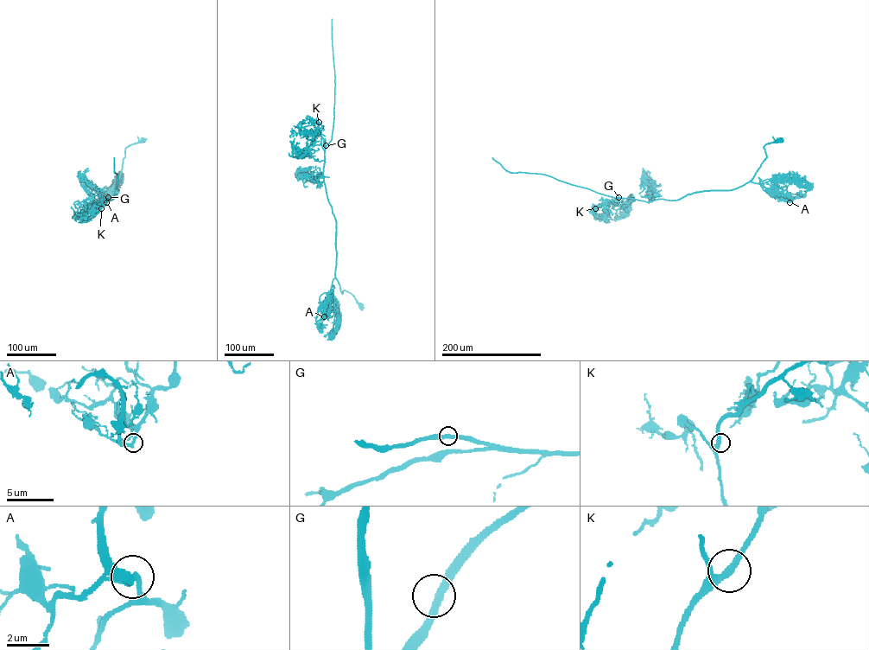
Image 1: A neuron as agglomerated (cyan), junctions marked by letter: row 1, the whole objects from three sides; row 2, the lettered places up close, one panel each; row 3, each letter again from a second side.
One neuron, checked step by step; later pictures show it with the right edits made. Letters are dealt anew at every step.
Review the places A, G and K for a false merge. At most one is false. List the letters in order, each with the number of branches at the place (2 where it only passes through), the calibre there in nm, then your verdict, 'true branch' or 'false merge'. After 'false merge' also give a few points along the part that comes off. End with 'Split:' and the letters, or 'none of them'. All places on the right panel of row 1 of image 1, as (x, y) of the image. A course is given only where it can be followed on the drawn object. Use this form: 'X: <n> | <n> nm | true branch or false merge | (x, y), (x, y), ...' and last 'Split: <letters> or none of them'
A: 2 | 320 nm | true branch
G: 2 | 340 nm | true branch
K: 2 | 360 nm | true branch
Split: none of them

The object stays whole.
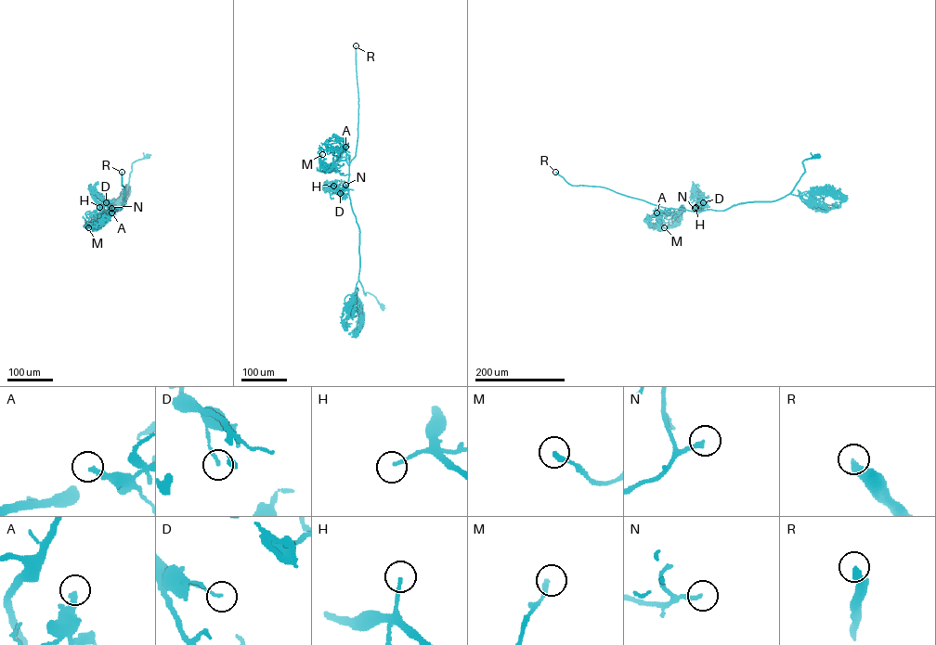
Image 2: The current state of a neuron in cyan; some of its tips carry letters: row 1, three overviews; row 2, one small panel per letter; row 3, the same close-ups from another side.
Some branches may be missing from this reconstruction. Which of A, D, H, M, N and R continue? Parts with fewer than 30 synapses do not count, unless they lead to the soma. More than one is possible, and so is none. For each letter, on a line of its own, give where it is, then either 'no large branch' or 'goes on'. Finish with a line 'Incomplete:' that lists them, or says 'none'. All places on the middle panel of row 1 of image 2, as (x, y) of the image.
A: at (345, 147); no large branch
D: at (340, 193); no large branch
H: at (333, 186); goes on
M: at (322, 154); no large branch
N: at (345, 185); goes on
R: at (356, 45); goes on
Incomplete: H, N, R

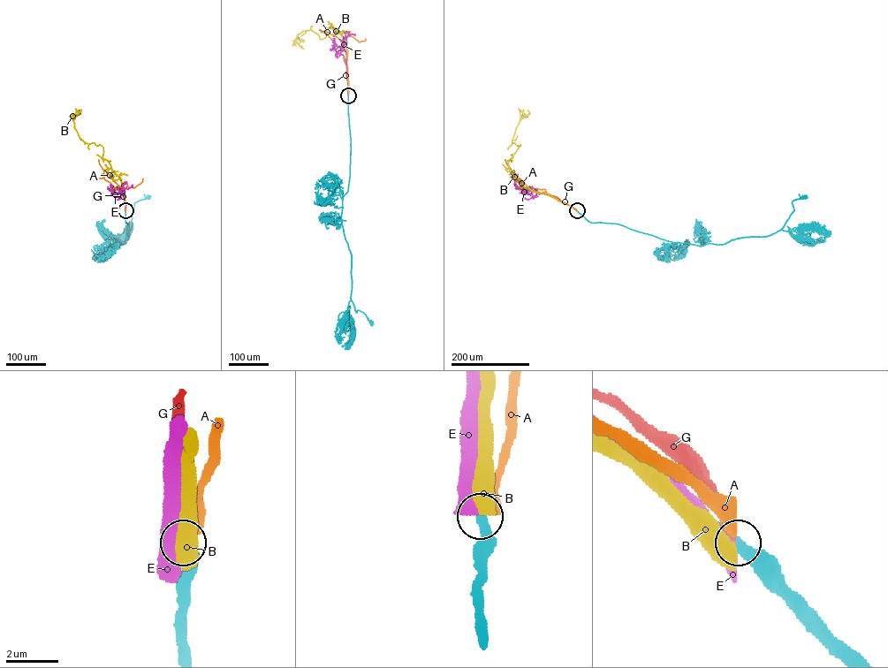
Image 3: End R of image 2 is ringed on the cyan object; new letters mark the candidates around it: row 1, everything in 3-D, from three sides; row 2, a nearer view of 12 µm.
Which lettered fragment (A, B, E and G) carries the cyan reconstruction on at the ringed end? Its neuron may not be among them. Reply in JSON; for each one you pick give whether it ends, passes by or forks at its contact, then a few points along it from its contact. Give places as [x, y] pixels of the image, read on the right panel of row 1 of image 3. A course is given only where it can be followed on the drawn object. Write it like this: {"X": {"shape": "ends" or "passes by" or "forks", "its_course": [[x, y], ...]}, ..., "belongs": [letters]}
{"belongs": []}

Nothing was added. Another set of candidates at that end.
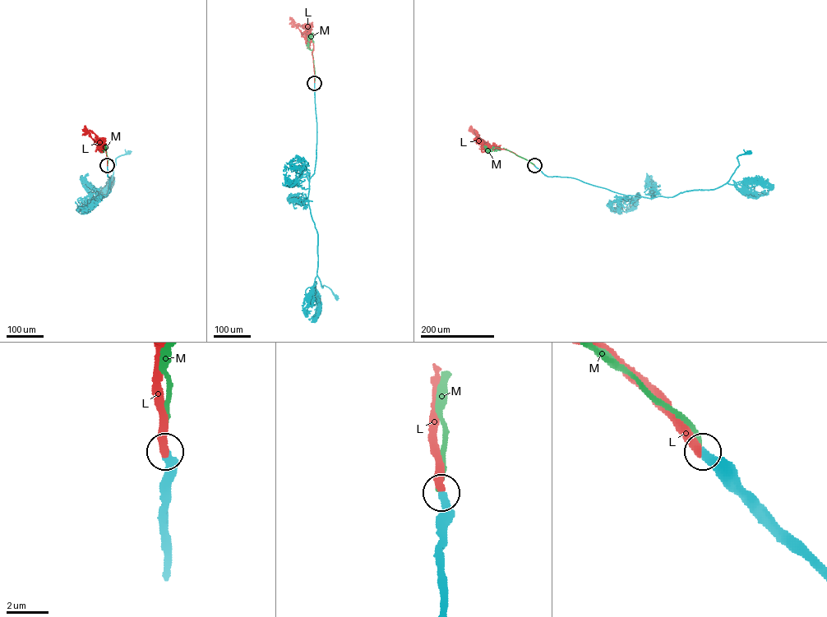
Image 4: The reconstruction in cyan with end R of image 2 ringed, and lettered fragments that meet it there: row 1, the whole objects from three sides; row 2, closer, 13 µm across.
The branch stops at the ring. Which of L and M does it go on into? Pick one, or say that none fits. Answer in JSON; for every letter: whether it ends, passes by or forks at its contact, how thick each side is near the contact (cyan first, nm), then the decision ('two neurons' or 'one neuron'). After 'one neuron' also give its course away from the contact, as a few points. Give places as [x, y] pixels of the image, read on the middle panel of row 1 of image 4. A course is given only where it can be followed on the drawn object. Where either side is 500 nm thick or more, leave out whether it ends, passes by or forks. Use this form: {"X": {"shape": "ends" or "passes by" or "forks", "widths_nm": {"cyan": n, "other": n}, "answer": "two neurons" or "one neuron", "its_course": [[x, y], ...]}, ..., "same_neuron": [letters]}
{"L": {"shape": "ends", "widths_nm": {"cyan": 440, "other": 400}, "answer": "one neuron", "its_course": [[314, 83], [311, 34], [306, 25], [293, 24], [292, 18]]}, "M": {"shape": "ends", "widths_nm": {"cyan": 400, "other": 180}, "answer": "two neurons"}, "same_neuron": ["L"]}

